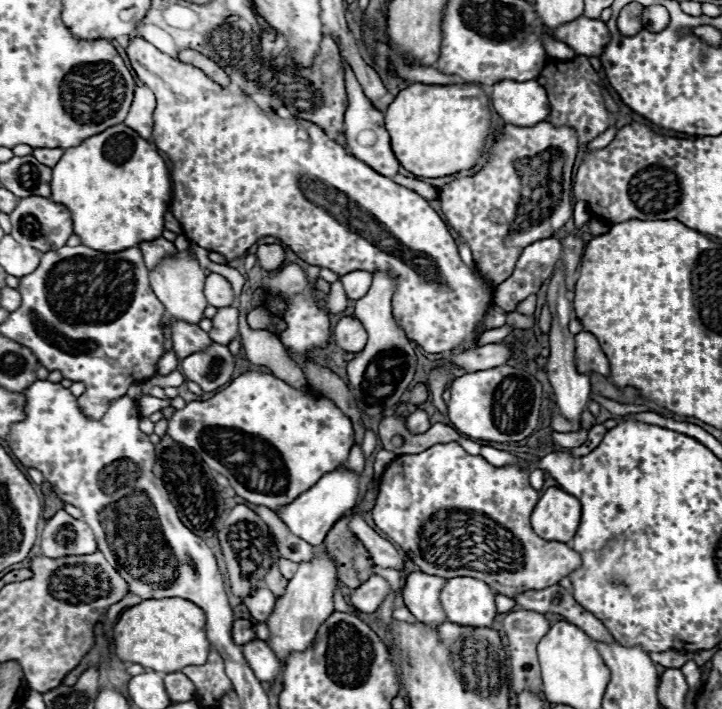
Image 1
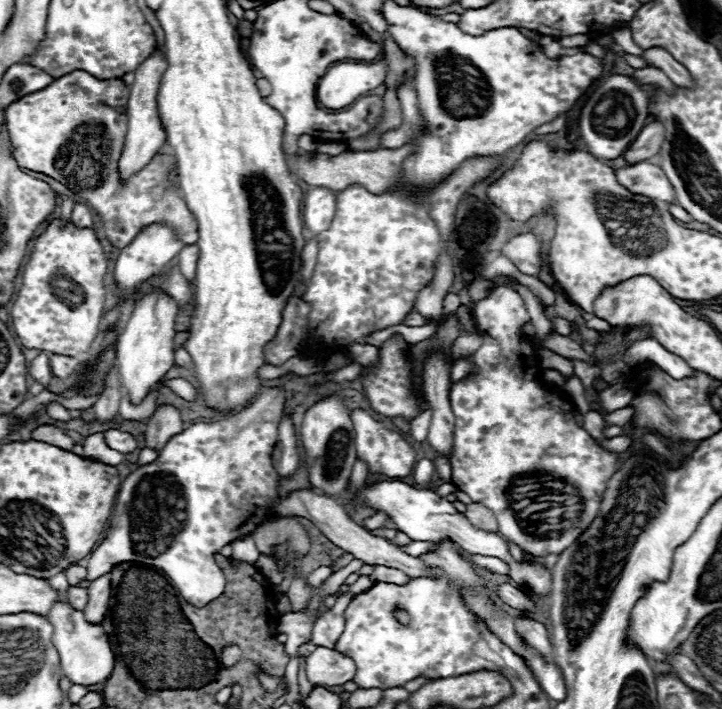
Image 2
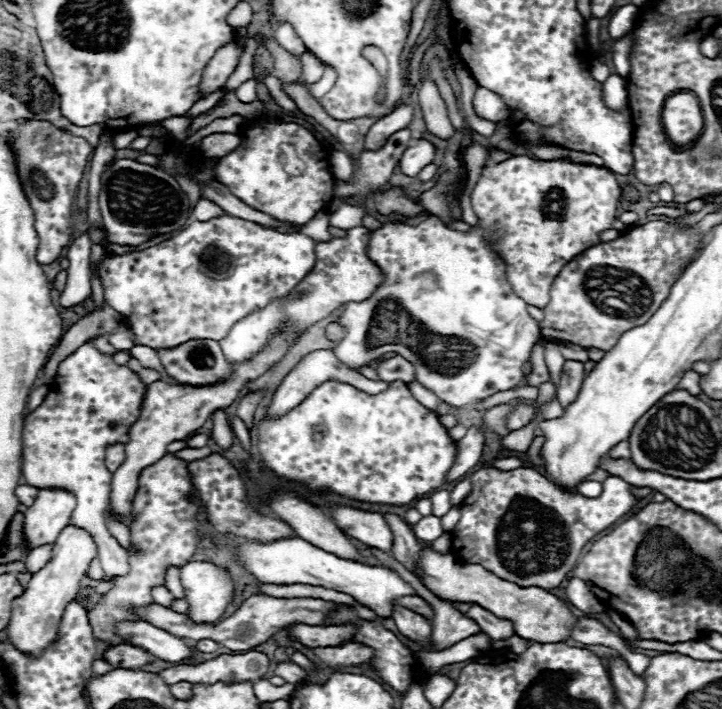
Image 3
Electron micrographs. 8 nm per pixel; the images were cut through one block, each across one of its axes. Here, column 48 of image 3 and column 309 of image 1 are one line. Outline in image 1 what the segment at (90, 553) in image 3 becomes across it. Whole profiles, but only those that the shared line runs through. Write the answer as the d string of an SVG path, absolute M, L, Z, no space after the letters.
M320 544L316 546L316 554L310 562L298 564L298 570L294 578L288 582L284 596L276 600L274 612L266 620L270 628L268 646L282 662L286 662L290 652L302 652L314 642L318 626L334 612L334 592L338 586L340 586L340 576L336 562L332 556L328 556L324 544Z

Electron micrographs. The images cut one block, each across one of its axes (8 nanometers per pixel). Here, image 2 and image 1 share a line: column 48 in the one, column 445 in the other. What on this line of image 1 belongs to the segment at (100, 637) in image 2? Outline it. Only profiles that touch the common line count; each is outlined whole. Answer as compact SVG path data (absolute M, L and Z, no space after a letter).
M410 572L404 586L404 602L408 610L424 624L438 628L446 622L446 612L440 604L440 588L448 580L424 572Z

